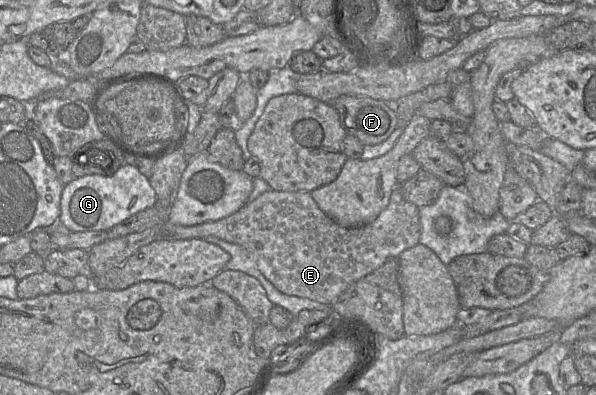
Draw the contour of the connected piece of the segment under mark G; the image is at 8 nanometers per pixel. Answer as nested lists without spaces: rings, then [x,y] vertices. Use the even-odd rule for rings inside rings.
[[[124,164],[112,176],[87,175],[66,184],[60,202],[59,223],[70,232],[108,231],[113,226],[157,203],[157,195],[146,177],[135,166]]]

